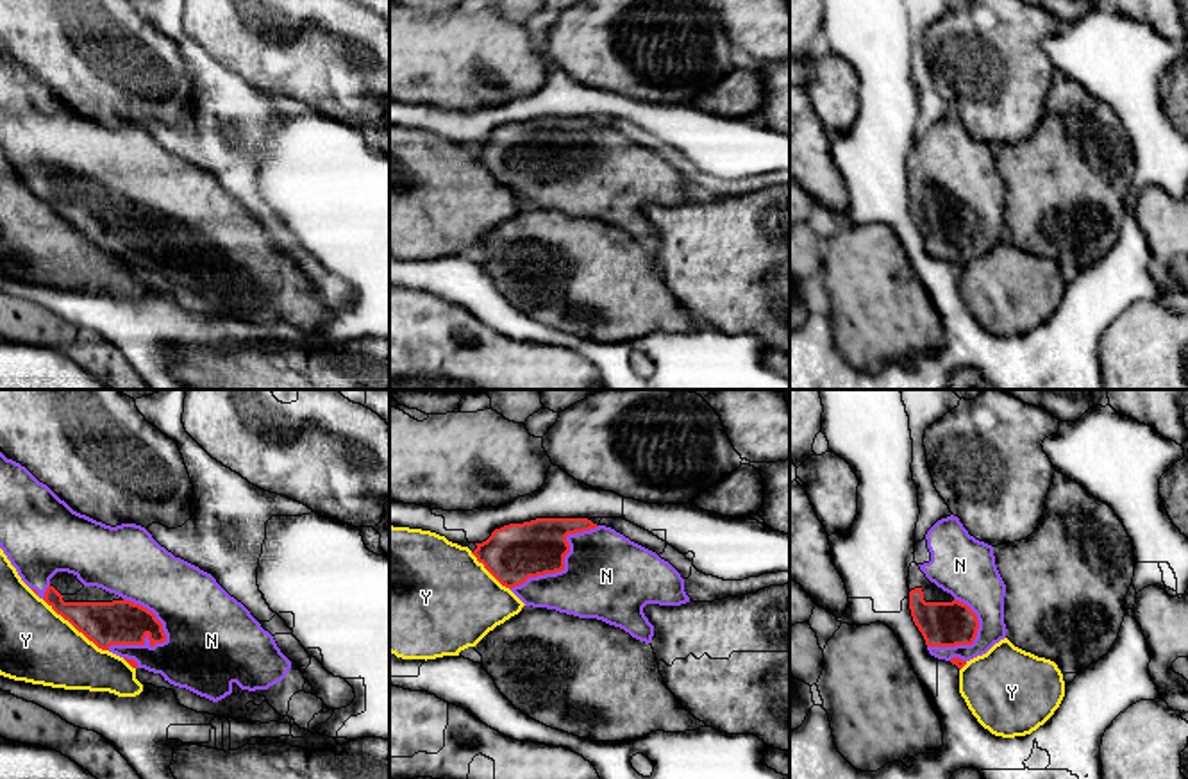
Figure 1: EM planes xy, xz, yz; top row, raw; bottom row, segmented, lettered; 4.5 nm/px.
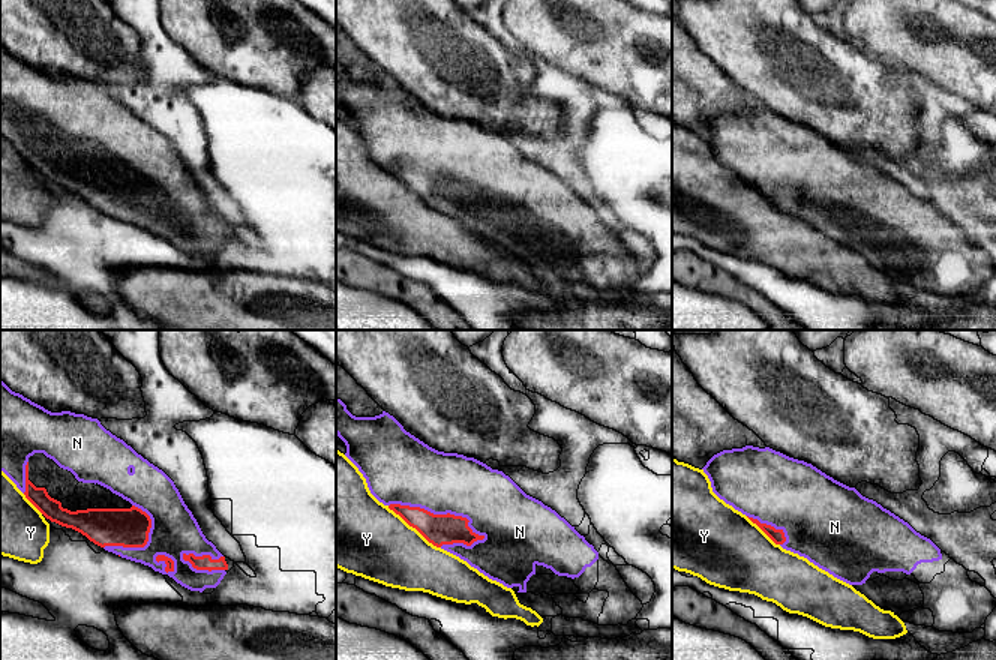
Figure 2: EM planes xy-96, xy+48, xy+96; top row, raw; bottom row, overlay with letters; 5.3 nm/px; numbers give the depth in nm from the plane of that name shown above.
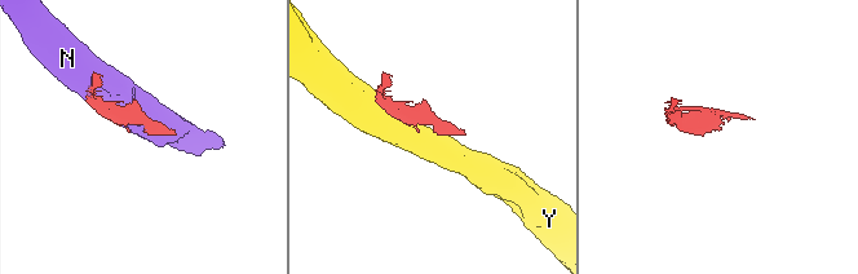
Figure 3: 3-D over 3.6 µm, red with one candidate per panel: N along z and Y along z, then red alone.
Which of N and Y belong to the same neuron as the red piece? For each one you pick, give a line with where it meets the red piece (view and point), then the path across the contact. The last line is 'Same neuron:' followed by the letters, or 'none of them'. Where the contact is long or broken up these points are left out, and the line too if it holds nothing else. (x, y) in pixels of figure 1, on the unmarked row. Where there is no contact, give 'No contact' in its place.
N: Touches red at xy (143, 242)
Same neuron: N

